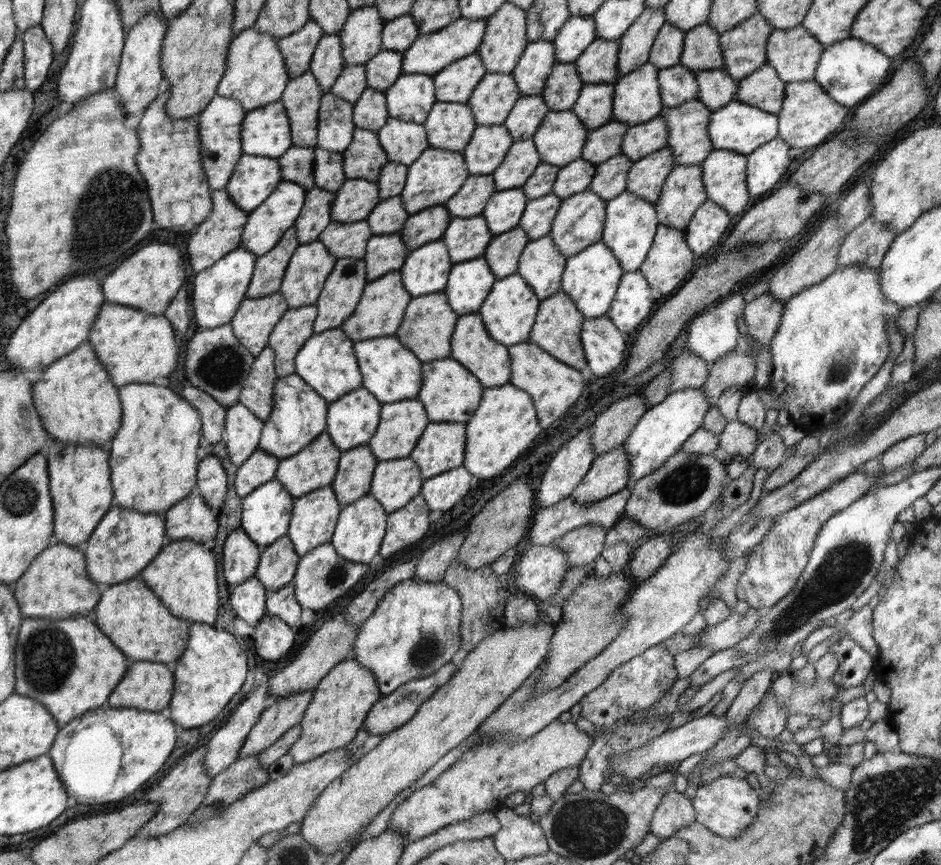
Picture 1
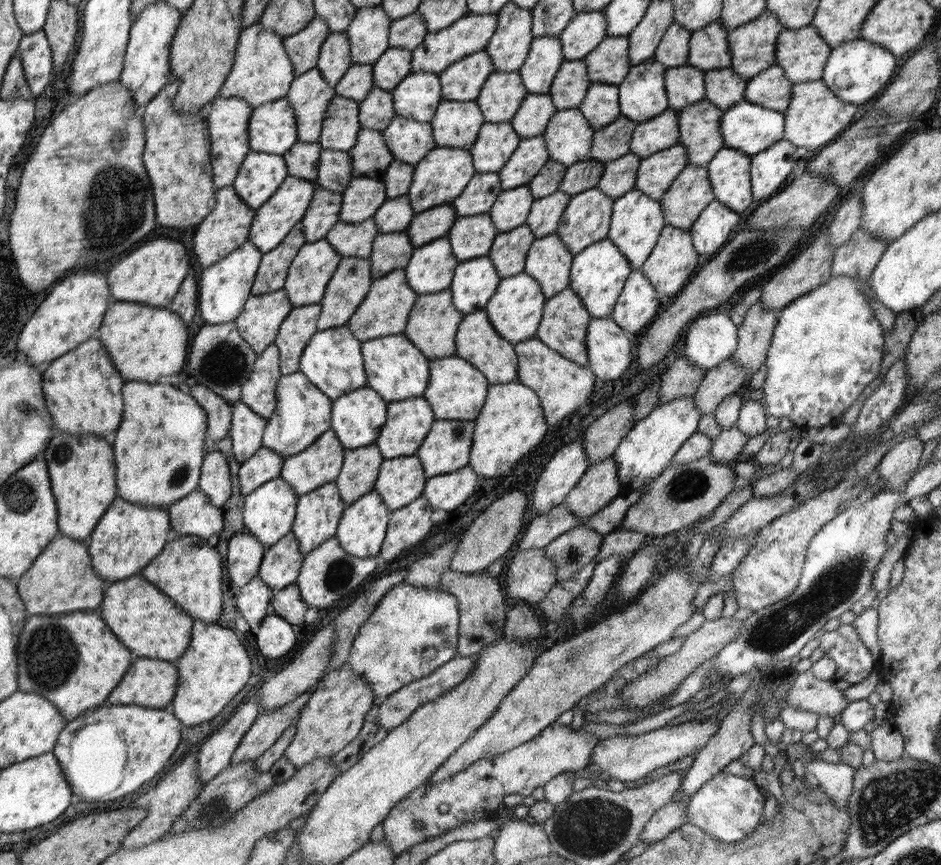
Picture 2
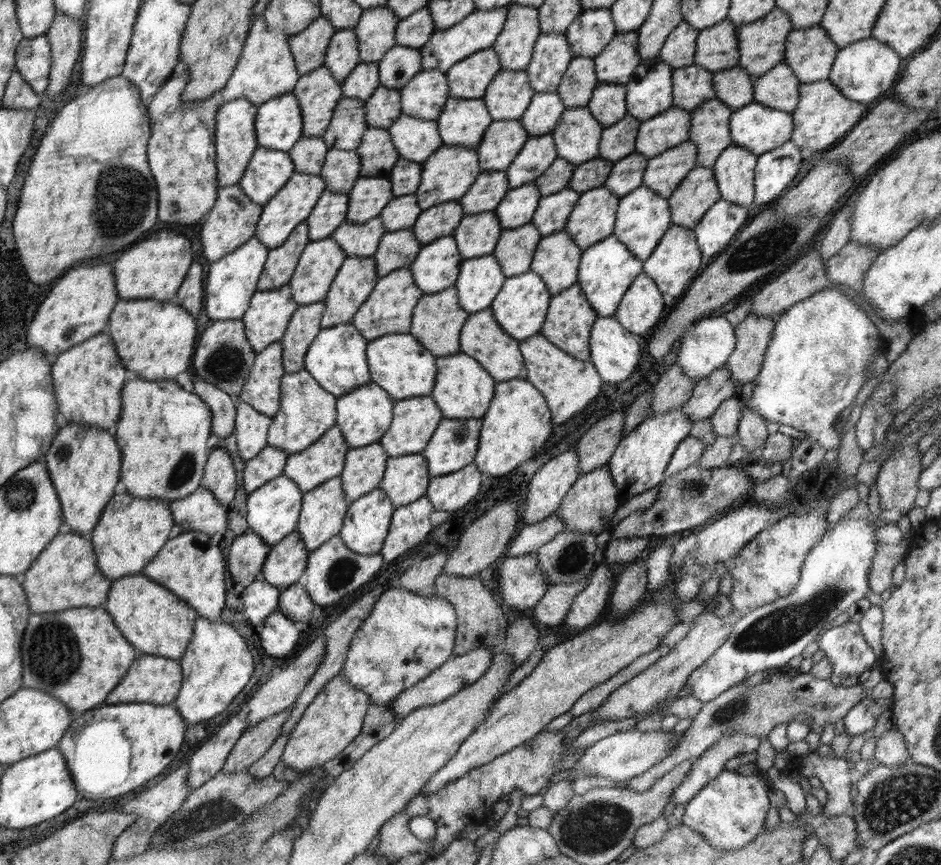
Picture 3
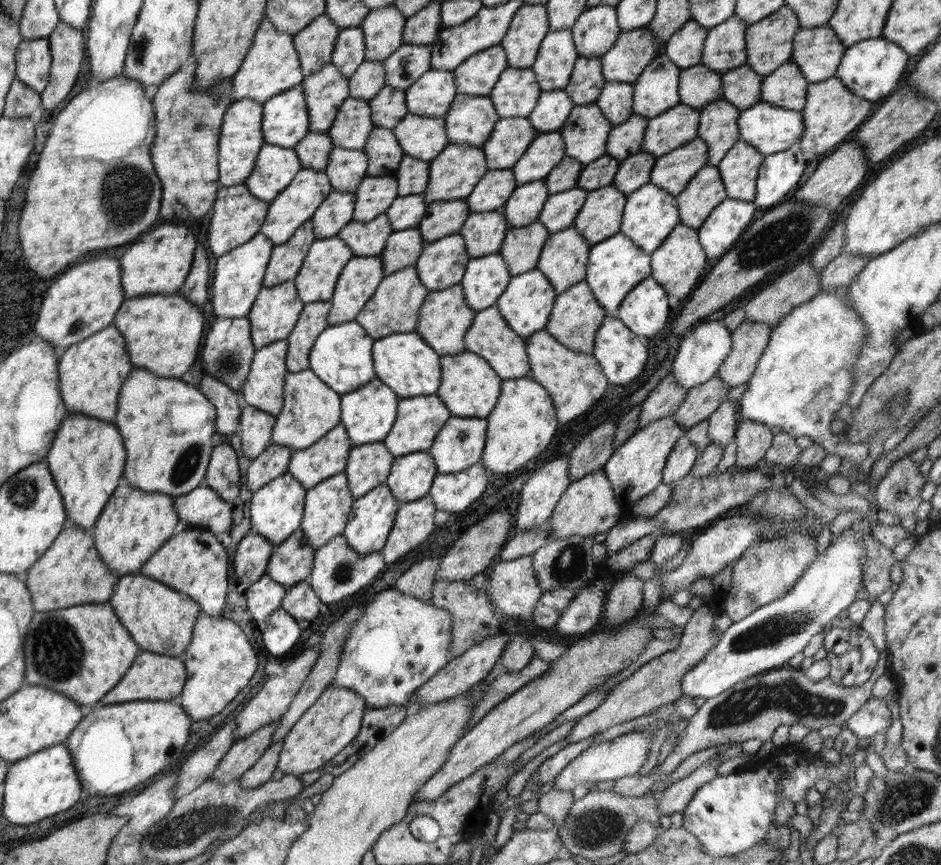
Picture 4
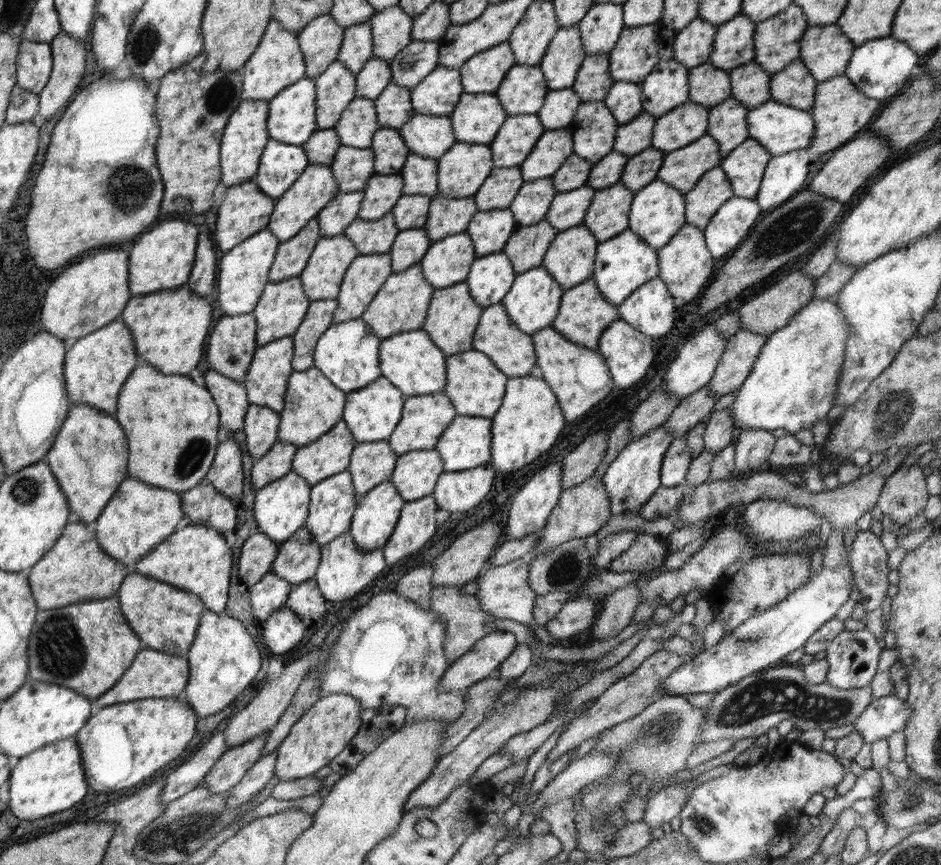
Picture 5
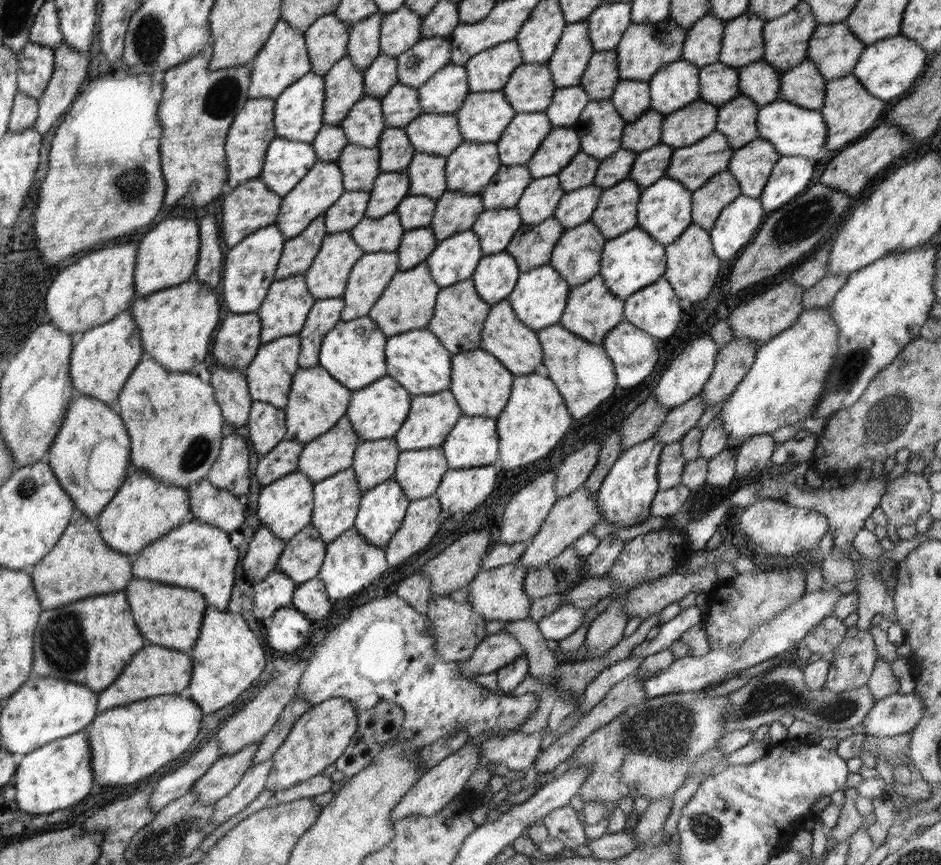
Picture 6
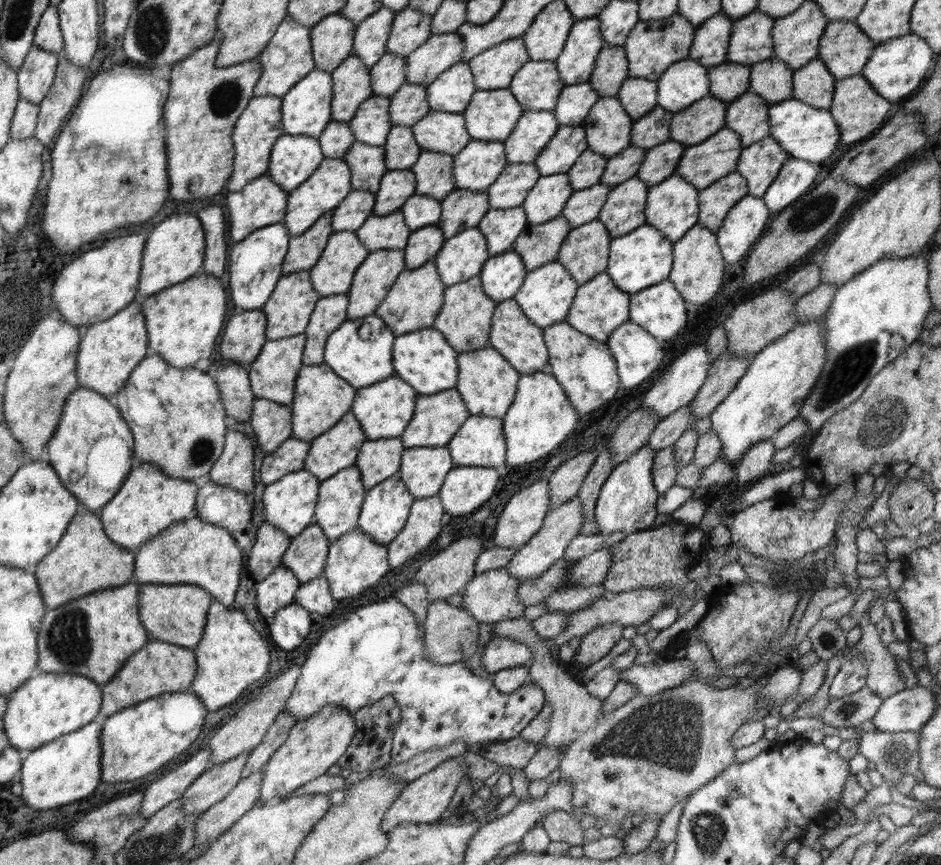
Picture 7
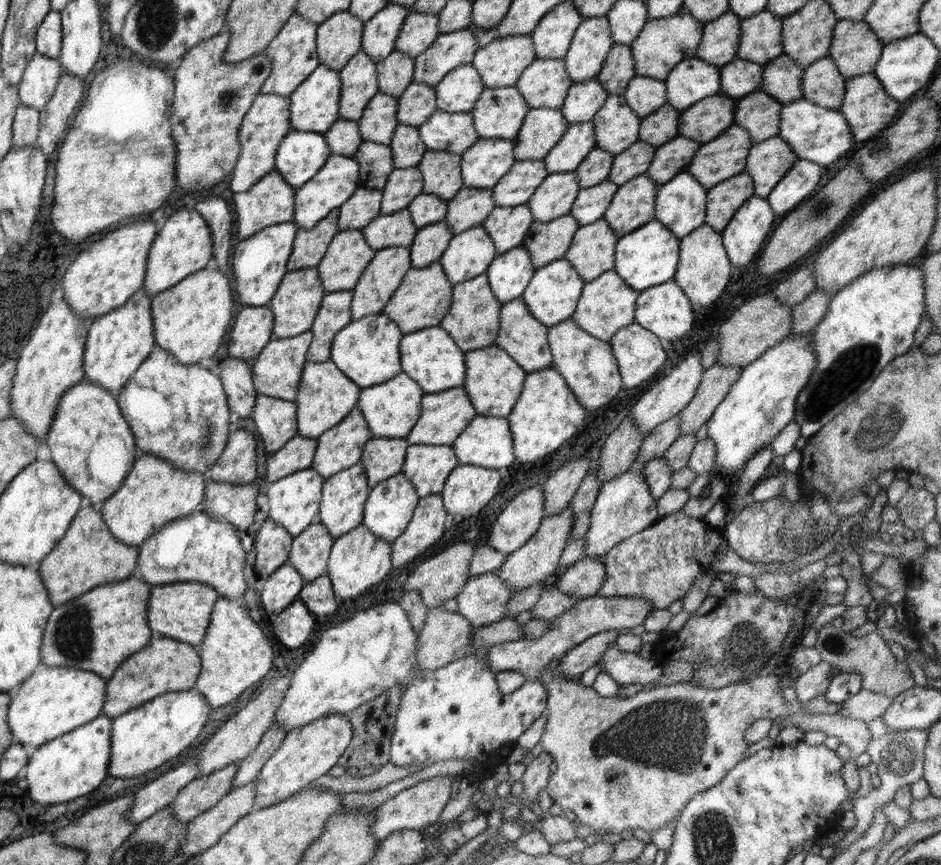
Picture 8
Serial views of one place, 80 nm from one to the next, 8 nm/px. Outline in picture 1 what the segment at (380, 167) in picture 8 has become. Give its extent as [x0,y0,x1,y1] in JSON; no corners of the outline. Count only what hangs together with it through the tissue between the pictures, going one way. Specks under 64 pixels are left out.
[314,149,345,192]

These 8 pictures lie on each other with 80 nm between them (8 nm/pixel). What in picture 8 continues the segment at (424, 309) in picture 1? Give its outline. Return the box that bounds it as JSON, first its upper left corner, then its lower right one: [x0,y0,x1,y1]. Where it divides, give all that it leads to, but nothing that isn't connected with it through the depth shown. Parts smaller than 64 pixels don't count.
[439,273,503,353]

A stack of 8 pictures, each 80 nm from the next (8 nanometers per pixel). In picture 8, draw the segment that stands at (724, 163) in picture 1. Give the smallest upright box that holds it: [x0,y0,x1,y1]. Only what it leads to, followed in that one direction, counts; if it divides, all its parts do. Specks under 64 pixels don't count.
[745,135,798,198]

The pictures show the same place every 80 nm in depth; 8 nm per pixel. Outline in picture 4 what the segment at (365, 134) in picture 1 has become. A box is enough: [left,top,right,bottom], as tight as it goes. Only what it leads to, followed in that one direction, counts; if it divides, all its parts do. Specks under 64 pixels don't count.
[363,127,405,176]

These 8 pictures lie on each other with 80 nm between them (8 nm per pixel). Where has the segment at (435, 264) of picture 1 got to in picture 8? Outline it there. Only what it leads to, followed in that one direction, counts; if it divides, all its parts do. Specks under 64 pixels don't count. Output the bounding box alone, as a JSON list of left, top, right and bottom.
[439,225,496,285]

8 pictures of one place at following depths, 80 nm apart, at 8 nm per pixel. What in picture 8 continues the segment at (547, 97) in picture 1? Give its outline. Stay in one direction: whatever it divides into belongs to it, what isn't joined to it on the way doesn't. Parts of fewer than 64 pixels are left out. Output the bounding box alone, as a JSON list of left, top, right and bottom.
[596,44,637,95]

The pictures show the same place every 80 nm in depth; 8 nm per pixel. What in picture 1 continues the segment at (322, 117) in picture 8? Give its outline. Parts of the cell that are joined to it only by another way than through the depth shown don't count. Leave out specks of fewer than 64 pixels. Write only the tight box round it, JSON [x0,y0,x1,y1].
[240,101,293,157]

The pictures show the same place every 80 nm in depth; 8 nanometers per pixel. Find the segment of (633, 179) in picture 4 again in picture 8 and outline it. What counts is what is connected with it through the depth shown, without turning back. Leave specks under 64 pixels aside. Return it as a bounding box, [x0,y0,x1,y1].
[645,135,702,185]

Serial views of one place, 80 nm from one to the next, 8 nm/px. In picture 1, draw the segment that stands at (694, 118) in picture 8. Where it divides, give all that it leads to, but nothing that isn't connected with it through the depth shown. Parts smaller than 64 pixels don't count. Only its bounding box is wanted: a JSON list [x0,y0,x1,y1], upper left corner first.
[622,116,668,162]

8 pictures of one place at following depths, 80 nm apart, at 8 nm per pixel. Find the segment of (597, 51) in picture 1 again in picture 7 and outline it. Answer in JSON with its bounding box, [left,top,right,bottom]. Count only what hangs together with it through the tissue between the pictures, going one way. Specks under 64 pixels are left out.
[623,11,695,81]

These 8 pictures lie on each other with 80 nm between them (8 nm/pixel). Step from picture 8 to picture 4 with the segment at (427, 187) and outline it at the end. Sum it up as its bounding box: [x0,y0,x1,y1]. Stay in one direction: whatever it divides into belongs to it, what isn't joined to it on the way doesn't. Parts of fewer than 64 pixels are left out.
[394,155,429,196]

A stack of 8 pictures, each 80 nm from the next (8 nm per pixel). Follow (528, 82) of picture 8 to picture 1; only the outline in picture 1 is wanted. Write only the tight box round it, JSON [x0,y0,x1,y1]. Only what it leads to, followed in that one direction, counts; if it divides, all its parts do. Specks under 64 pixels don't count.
[467,73,521,125]

